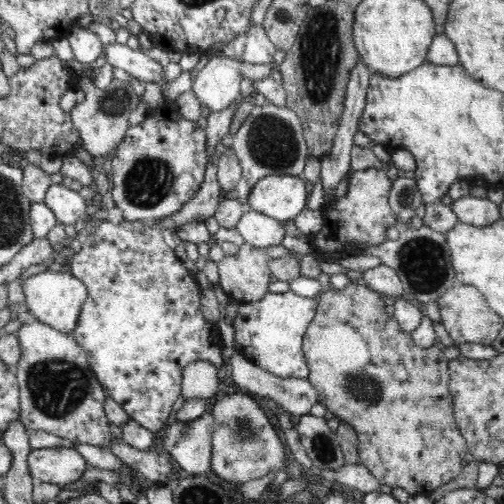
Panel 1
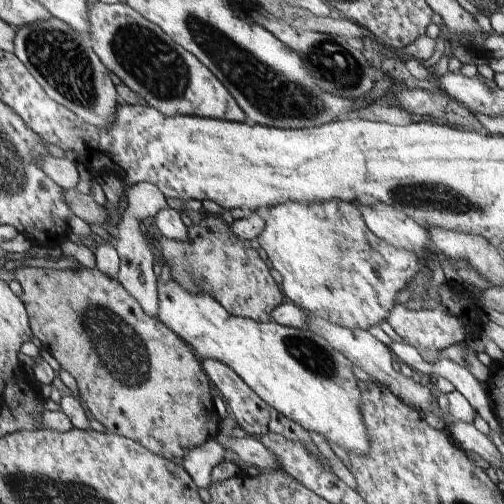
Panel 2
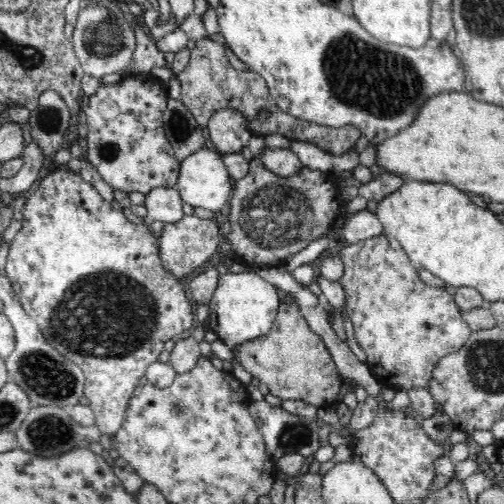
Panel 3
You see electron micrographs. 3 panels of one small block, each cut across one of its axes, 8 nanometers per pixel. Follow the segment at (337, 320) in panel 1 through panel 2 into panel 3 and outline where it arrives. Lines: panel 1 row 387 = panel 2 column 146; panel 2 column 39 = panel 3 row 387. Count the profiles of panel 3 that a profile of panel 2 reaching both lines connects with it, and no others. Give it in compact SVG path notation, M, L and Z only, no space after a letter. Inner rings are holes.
M282 300L276 324L272 326L270 334L244 344L234 356L238 364L252 374L252 378L258 378L262 384L266 384L270 388L270 394L280 398L282 402L300 400L314 406L316 410L338 408L342 404L342 372L338 372L338 364L330 354L324 338L308 326L308 320L300 312L300 306L292 300Z

